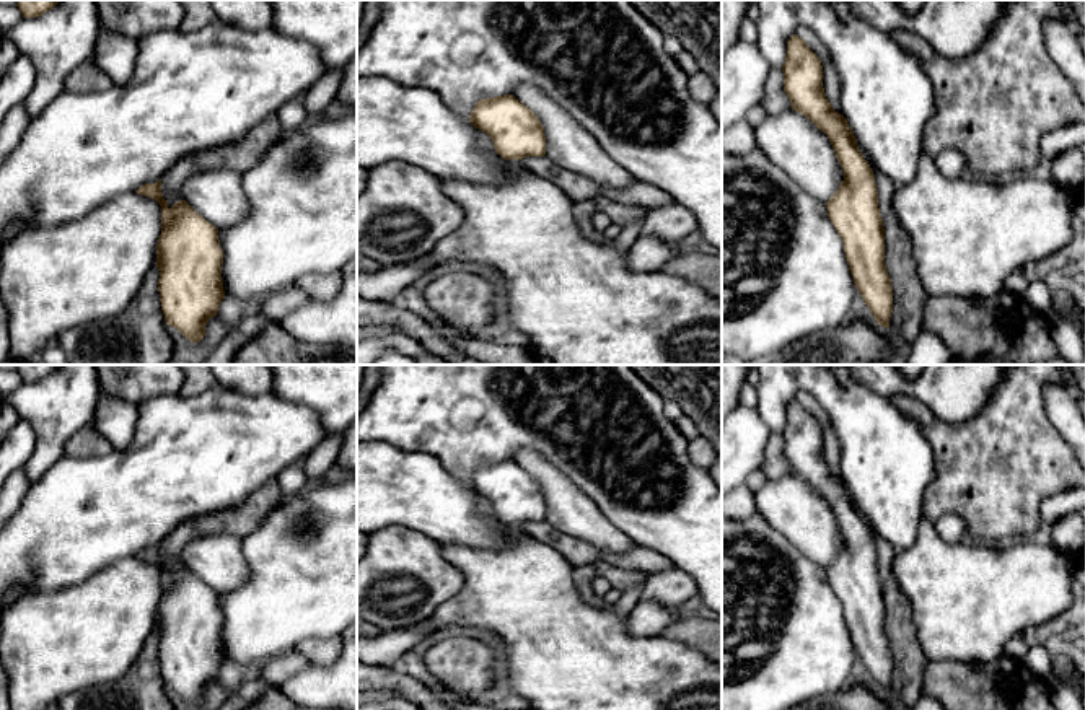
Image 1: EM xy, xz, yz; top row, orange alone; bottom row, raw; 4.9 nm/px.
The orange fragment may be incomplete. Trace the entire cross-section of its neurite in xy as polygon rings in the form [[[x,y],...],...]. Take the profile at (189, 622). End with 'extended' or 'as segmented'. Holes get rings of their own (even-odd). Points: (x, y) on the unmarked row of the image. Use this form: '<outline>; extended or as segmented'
[[[161,544],[140,550],[135,557],[152,562],[161,572],[155,629],[160,635],[158,656],[165,686],[197,708],[225,663],[218,594],[186,565],[169,573],[161,559]]]; as segmented

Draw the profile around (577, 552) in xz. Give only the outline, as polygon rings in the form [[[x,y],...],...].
[[[526,521],[520,524],[521,531],[536,541],[556,549],[573,568],[604,560],[626,572],[640,572],[644,575],[661,573],[673,568],[673,563],[663,554],[634,546],[627,552],[611,554],[596,549],[583,539],[572,537],[552,528],[544,521]]]

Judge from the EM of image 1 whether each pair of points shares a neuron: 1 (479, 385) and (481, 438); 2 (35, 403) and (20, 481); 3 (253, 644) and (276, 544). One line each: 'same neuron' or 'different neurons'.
1: same neuron
2: different neurons
3: same neuron

